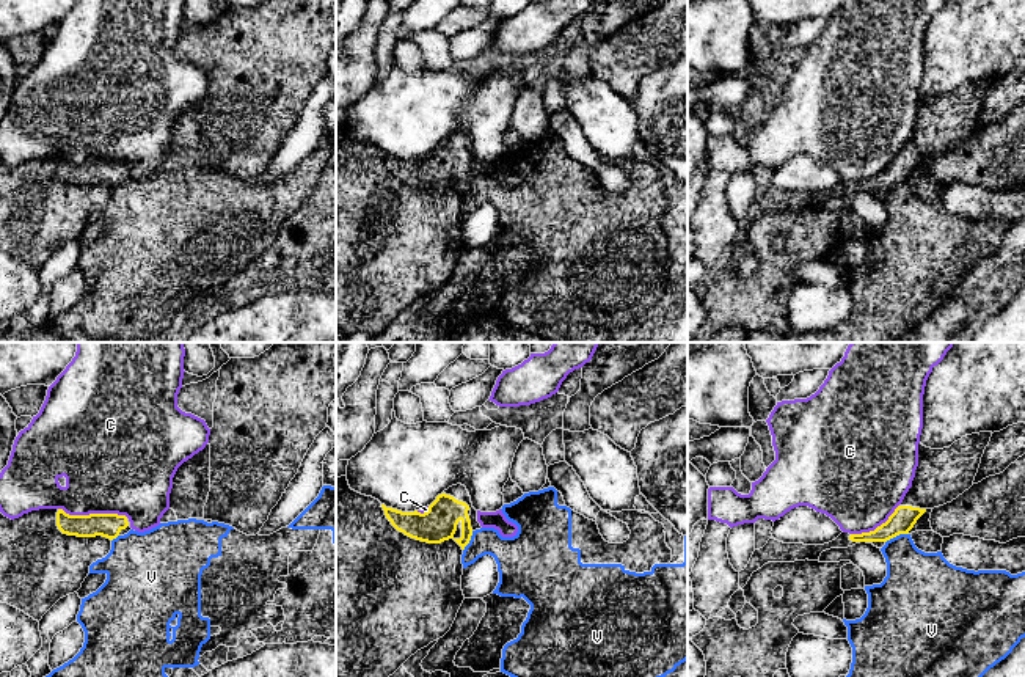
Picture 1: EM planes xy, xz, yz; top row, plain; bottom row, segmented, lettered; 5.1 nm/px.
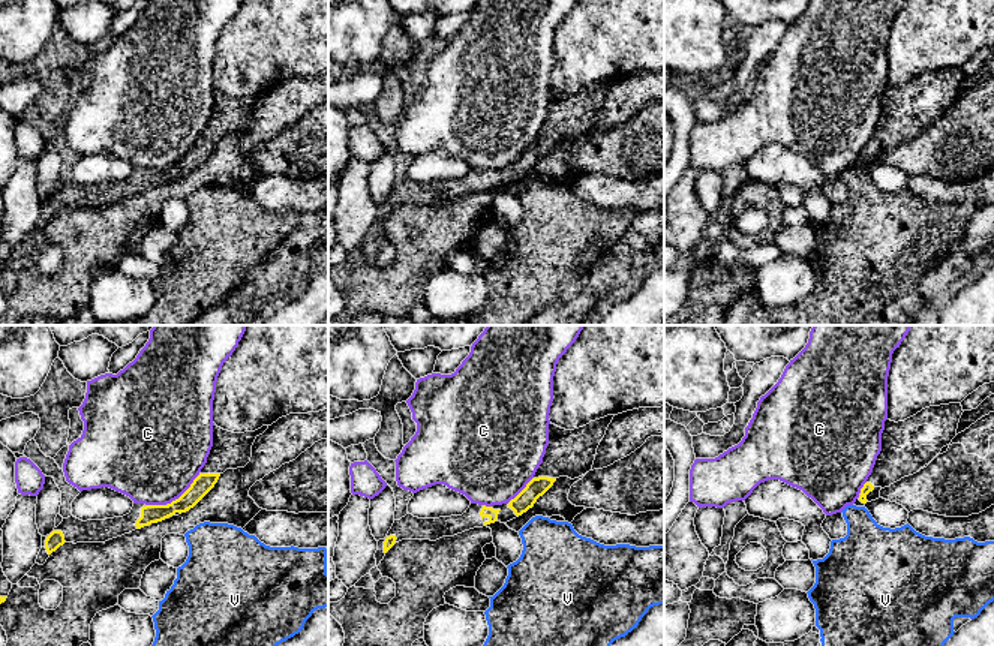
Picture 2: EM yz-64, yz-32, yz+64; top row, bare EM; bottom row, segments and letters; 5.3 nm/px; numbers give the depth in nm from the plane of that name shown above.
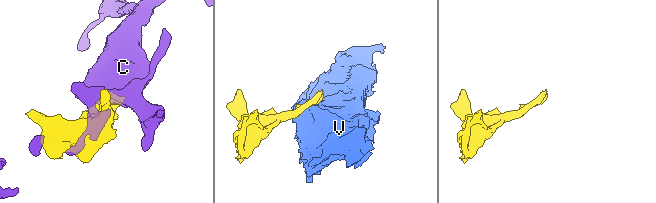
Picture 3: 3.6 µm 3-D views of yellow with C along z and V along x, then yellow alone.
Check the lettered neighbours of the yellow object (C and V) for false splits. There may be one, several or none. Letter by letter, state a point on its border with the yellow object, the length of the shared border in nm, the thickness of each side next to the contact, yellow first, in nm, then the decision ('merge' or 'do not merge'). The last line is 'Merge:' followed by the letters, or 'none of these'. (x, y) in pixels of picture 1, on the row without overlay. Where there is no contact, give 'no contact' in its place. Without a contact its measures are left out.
C: contact xy (93, 162); length 360 nm; calibres 130 and 460 nm; do not merge
V: contact yz (897, 182); length 130 nm; calibres 120 and 300 nm; do not merge
Merge: none of these

